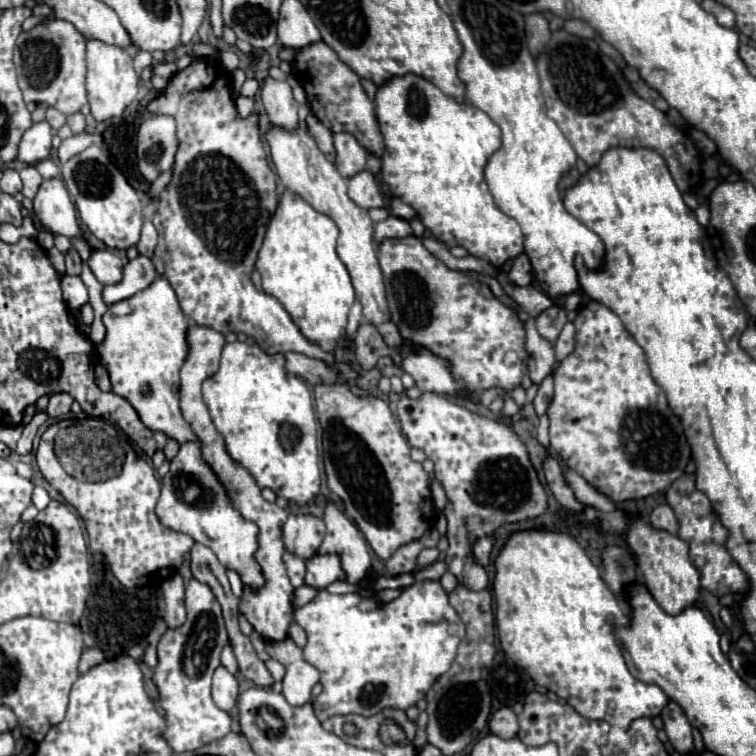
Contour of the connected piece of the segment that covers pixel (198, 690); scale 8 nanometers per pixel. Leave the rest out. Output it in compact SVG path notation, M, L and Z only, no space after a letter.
M192 578L186 584L186 612L188 620L176 630L166 630L158 644L158 666L154 668L154 682L160 692L160 704L166 710L164 738L174 752L196 750L202 744L214 742L230 732L232 718L220 710L210 696L210 682L214 670L220 666L220 652L228 642L220 604L208 584Z

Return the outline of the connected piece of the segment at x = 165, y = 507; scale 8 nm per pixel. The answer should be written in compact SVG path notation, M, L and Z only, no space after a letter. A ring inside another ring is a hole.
M198 442L182 444L180 452L170 462L170 472L162 478L162 494L156 504L156 516L164 526L184 532L196 542L212 548L220 564L238 572L250 590L260 590L260 586L264 586L264 574L260 574L260 564L254 558L258 526L240 518L240 512L232 506L214 470L202 460Z

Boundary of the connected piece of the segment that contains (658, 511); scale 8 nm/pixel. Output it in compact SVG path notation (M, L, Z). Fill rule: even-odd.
M668 504L656 506L656 508L652 510L652 514L648 516L648 520L650 520L650 524L652 524L654 528L666 530L666 532L670 532L670 534L676 534L676 532L678 532L678 520L676 520L676 516L674 516L674 512L672 512L672 508L670 508Z

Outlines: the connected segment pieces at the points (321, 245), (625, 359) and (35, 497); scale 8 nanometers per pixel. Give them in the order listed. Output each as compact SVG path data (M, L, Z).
M286 190L270 218L256 260L264 292L284 306L304 338L326 352L338 348L338 340L348 322L348 310L356 300L350 274L336 254L336 238L338 228L328 216L316 212L298 194Z
M590 300L582 306L574 326L576 348L562 360L554 374L554 398L548 406L550 450L588 484L614 502L644 498L666 490L684 474L690 458L690 446L686 442L680 418L668 406L664 390L650 376L644 350L624 328L620 318L600 302Z
M36 486L34 492L32 492L32 504L34 504L38 510L44 510L44 508L48 506L48 502L50 502L48 492L46 492L42 486Z

